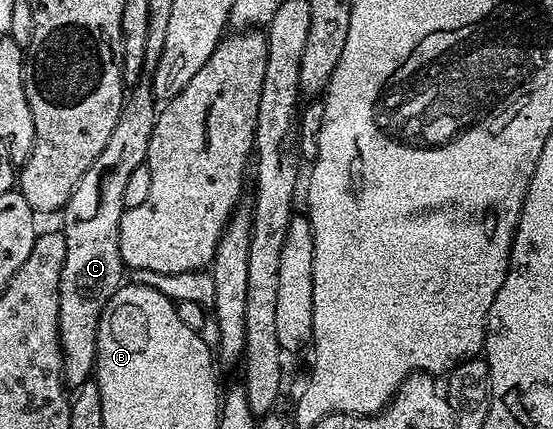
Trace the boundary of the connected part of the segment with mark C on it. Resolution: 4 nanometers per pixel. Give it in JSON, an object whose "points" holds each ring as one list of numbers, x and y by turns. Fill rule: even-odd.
{"points":[[138,83,125,97,119,122,115,122,107,146,87,166,87,174,79,178,79,186,75,186,63,209,65,261,59,278,59,338,65,383,73,390,94,375,101,315,123,283,119,254,119,222,126,210,123,194,135,166,148,161,158,111,152,87]]}

